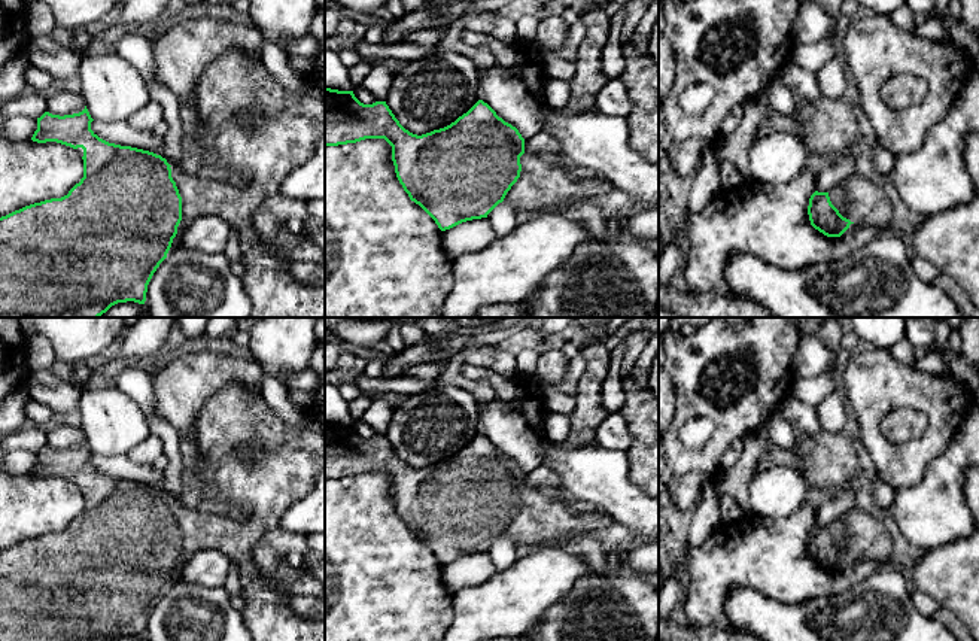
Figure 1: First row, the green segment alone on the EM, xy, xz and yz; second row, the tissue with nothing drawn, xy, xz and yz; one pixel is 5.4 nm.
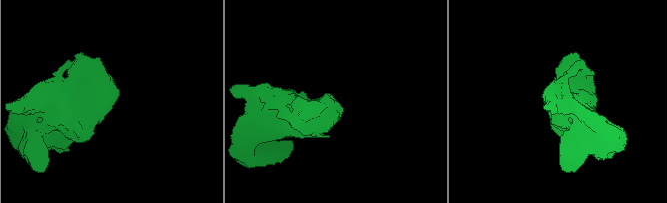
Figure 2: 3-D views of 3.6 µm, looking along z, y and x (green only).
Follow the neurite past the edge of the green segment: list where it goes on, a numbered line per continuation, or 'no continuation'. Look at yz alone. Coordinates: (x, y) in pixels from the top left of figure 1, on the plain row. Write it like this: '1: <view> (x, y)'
1: yz (860, 534)

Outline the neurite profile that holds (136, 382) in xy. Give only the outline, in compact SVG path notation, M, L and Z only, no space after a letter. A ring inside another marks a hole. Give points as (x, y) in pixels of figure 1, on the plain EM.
M124 368L116 376L116 388L130 395L145 411L151 434L161 438L168 465L162 471L159 487L170 499L182 501L186 483L186 470L182 461L179 434L155 411L153 373L143 368Z

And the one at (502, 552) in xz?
M502 535L487 549L487 553L498 571L507 569L517 561L516 547L517 544L513 538Z

